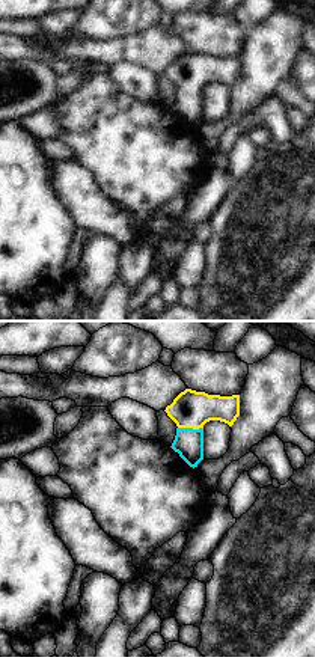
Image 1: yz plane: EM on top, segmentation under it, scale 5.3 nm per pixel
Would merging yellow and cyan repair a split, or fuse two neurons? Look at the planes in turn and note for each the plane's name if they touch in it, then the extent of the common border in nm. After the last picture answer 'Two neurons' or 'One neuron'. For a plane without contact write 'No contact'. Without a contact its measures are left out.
Touches yellow in yz. Shared border 140 nm

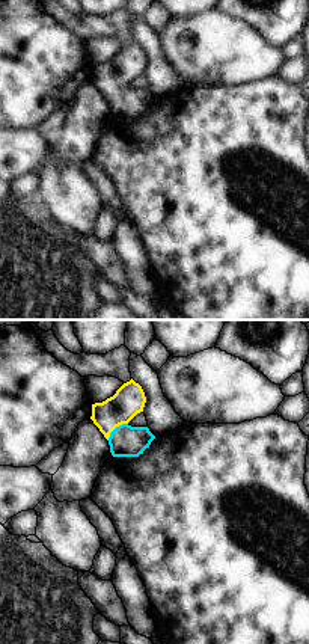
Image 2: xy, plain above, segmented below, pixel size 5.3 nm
Touches yellow in xy. Shared border 140 nm

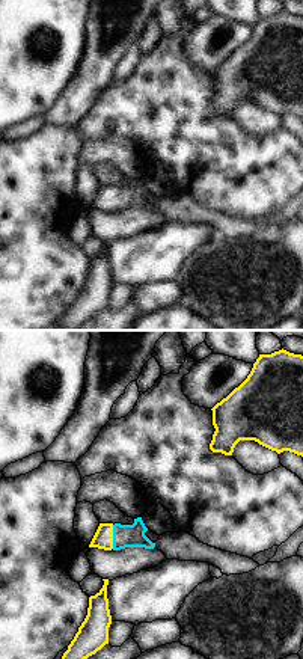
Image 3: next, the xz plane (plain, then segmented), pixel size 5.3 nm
Touches yellow in xz. Shared border 130 nm

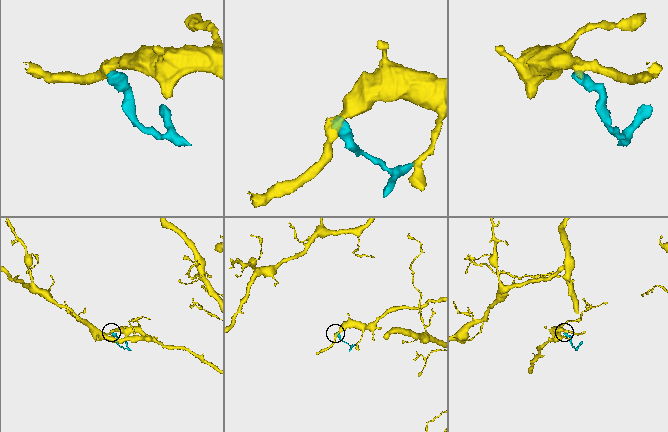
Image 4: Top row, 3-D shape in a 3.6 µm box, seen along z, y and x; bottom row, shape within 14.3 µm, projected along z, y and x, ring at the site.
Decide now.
One neuron

